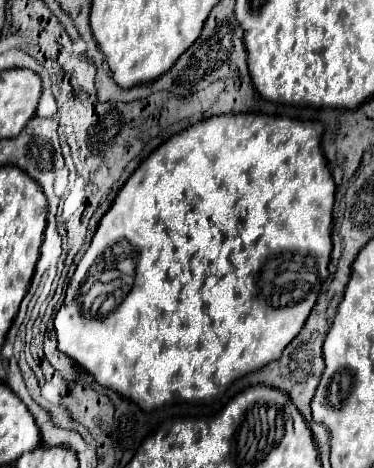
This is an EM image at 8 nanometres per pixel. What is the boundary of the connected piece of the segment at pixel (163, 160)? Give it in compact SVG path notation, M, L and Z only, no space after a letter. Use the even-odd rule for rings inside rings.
M247 112L201 120L161 144L141 162L119 190L113 206L101 218L89 250L77 264L65 292L65 302L55 316L57 348L81 368L91 372L101 386L119 392L121 396L139 404L143 410L159 408L175 396L185 400L211 400L223 394L233 380L277 360L285 346L301 332L319 296L321 284L329 276L327 266L331 258L335 182L321 148L323 132L325 128L319 122L301 122L286 116ZM241 200L251 202L253 208L239 208Z

